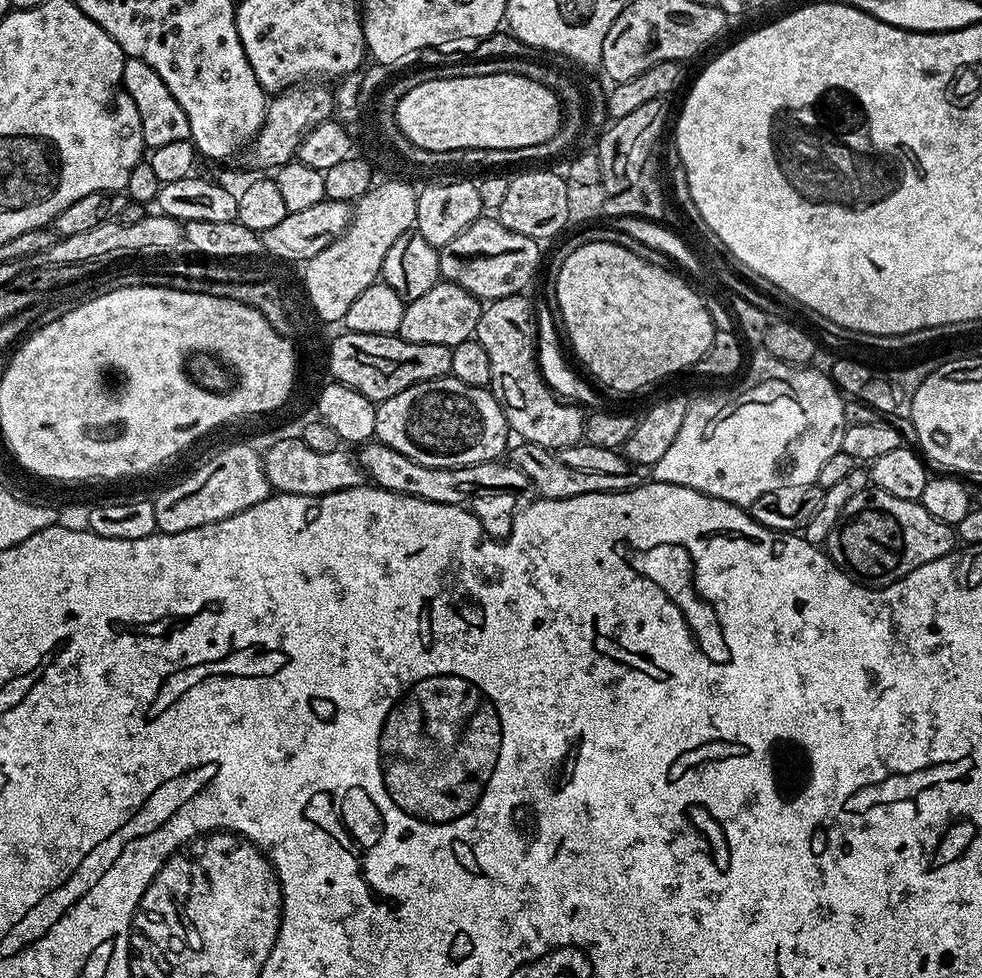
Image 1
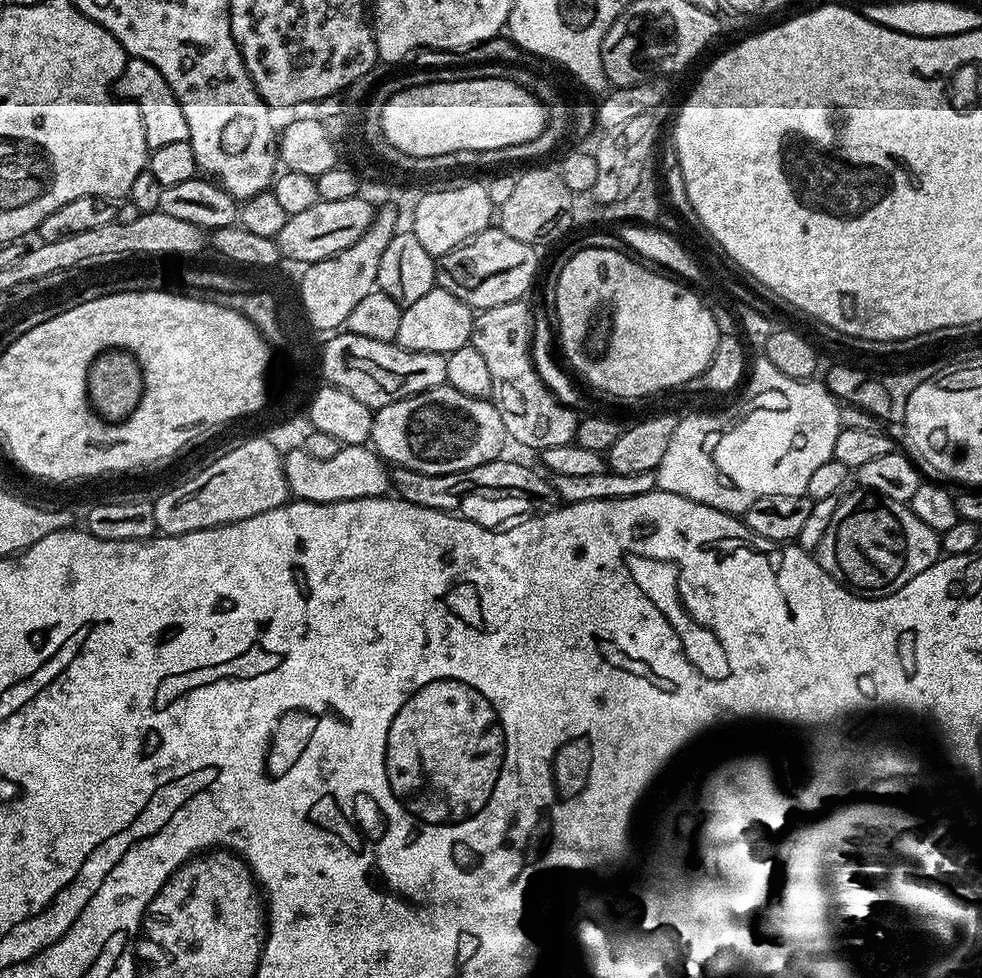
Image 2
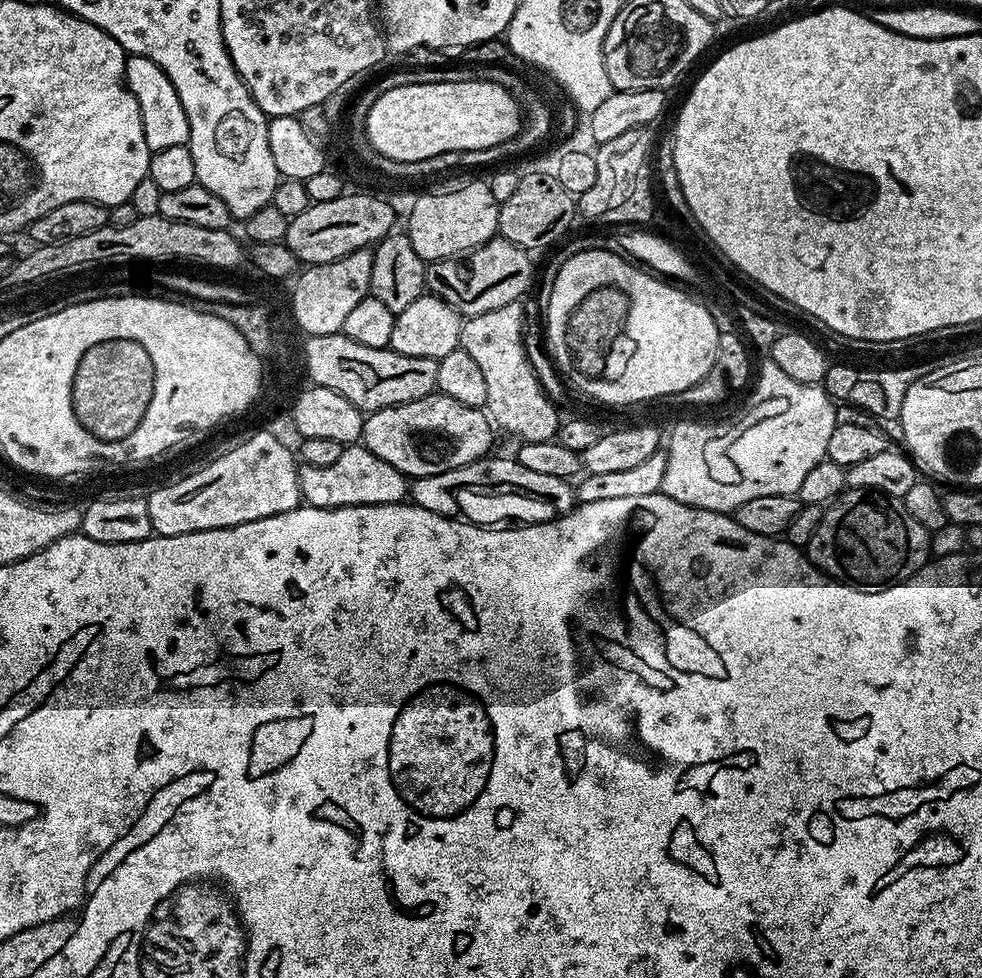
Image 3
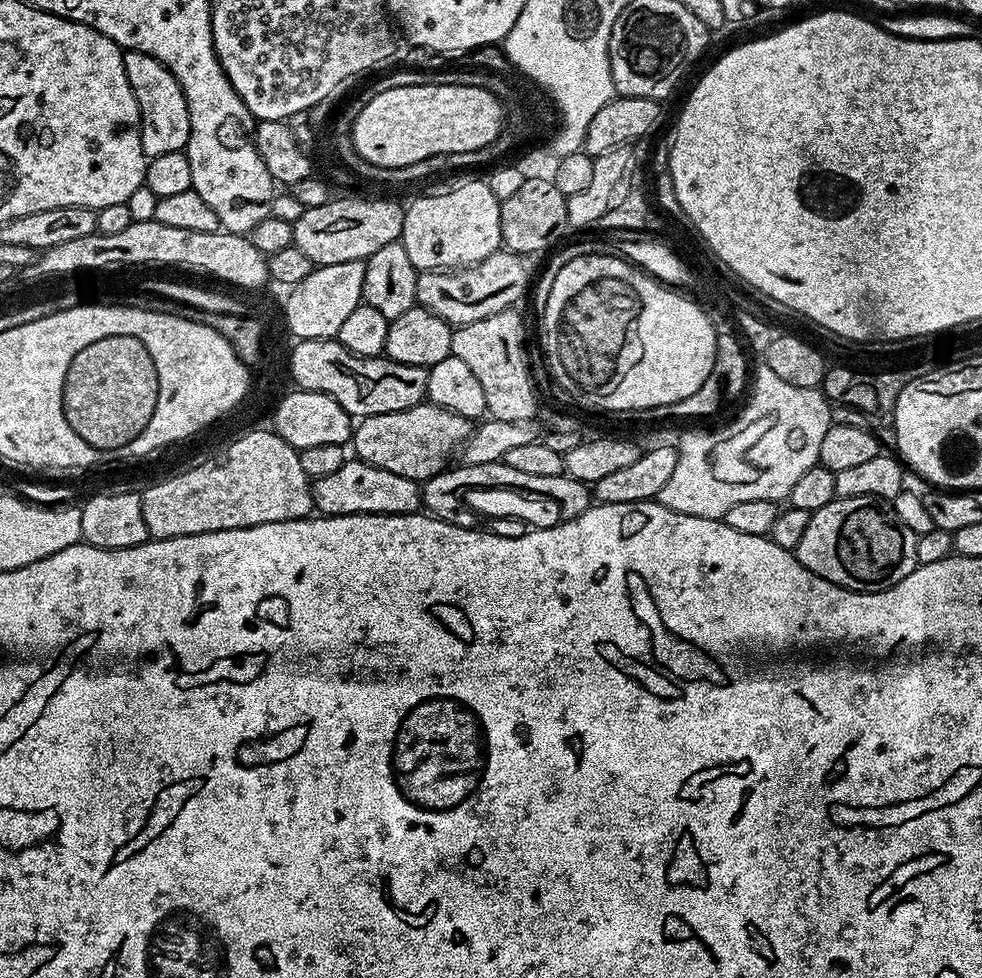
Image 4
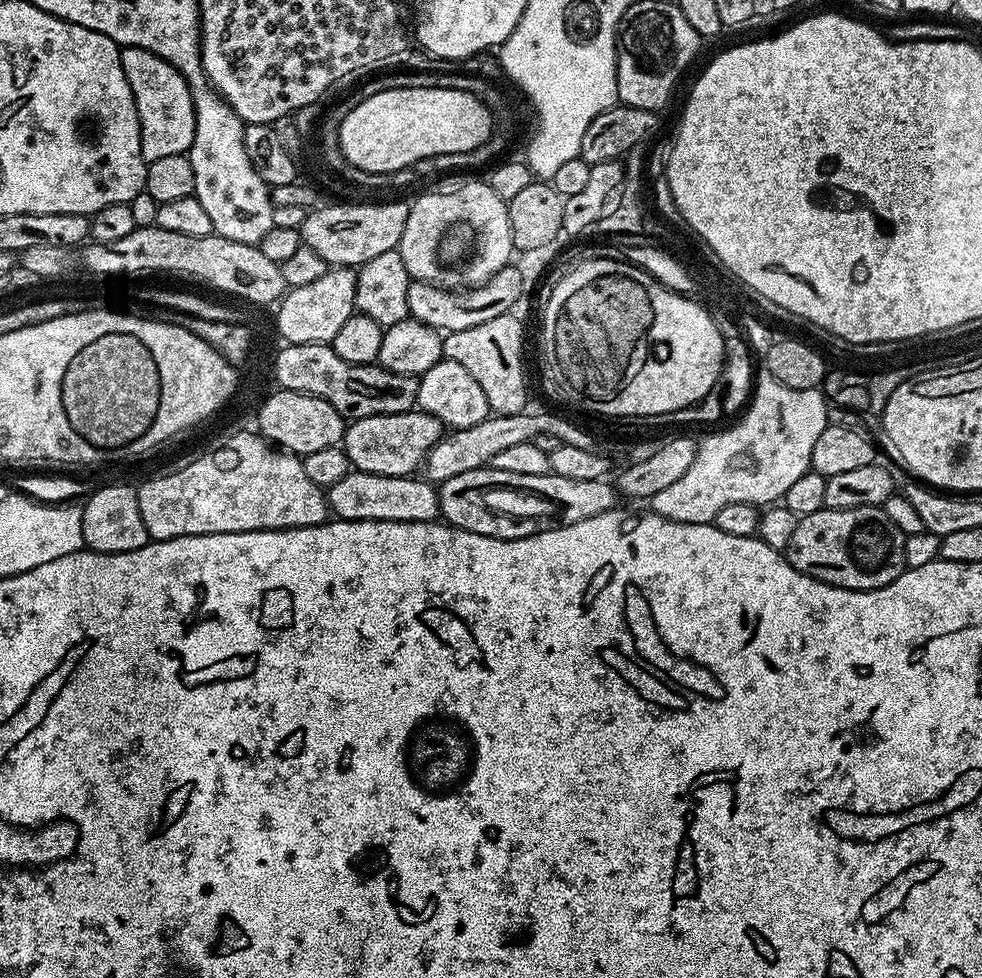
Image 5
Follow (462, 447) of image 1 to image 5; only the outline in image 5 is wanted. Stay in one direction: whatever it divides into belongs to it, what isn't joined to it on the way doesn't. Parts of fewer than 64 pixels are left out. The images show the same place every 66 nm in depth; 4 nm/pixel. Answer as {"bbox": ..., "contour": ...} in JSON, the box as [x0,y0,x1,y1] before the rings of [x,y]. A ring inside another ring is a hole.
{"bbox":[342,410,445,476],"contour":[[[419,410],[367,416],[361,420],[353,420],[345,427],[342,447],[348,455],[349,465],[357,472],[411,476],[423,465],[428,451],[440,441],[445,432],[445,425],[438,418]]]}

